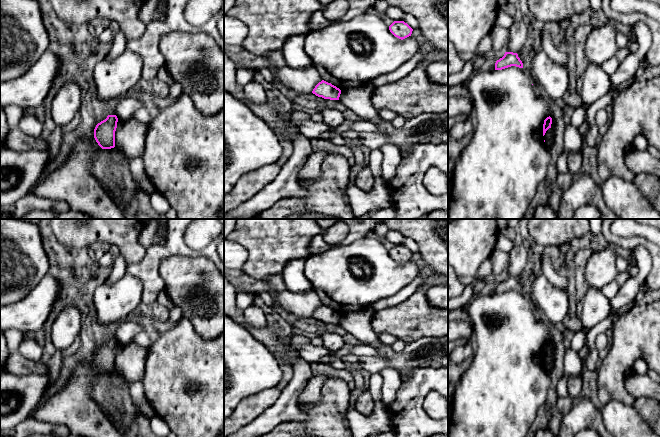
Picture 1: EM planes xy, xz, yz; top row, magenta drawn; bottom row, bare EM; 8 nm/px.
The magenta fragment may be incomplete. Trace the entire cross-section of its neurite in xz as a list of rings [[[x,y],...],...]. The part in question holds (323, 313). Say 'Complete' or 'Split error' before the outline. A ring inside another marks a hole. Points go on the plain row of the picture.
Complete. [[[324,304],[319,306],[312,315],[318,321],[330,324],[339,324],[341,314]]]

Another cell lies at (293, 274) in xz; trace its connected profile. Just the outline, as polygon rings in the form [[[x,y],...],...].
[[[305,259],[289,262],[282,272],[288,290],[295,293],[304,293],[312,289],[312,283],[304,274]]]

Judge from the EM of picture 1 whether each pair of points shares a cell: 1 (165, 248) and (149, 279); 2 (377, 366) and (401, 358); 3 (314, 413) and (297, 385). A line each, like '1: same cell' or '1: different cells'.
1: same cell
2: same cell
3: different cells

